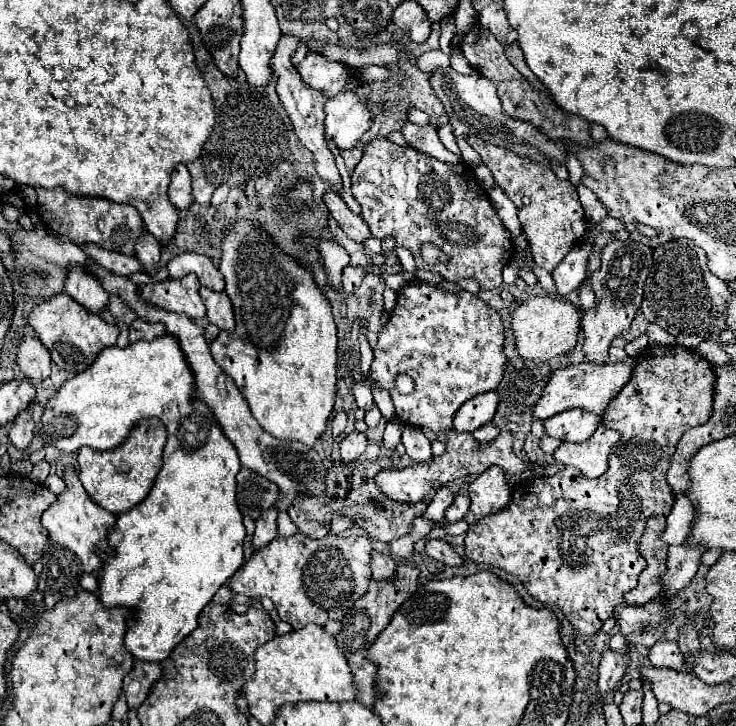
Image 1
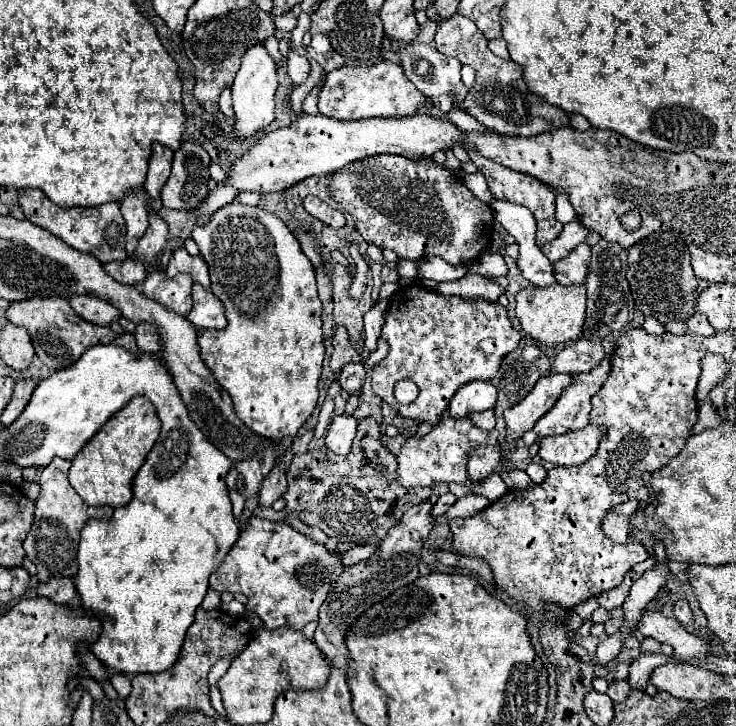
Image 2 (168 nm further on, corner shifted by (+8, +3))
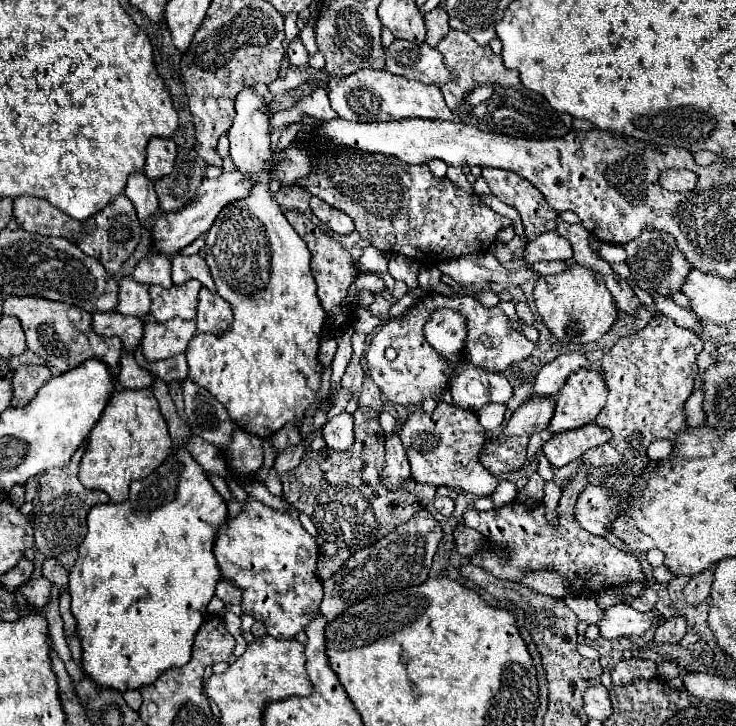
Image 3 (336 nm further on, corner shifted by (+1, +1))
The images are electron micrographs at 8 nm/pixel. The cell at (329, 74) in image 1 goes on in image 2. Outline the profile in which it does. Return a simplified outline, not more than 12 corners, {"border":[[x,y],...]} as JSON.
{"border":[[289,51],[287,67],[295,85],[311,75],[311,63]]}

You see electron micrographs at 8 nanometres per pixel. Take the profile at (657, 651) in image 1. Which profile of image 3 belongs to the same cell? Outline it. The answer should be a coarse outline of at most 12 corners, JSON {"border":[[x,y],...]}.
{"border":[[676,615],[654,629],[656,643],[678,643],[686,617]]}

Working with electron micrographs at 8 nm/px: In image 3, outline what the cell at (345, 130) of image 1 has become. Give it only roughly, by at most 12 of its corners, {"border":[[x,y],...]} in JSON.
{"border":[[362,69],[330,77],[330,103],[358,123],[454,121],[438,85]]}

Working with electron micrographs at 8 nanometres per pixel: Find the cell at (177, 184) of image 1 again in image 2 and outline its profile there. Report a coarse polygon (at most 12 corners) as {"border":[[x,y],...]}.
{"border":[[153,145],[145,191],[159,199],[171,175],[173,151]]}

